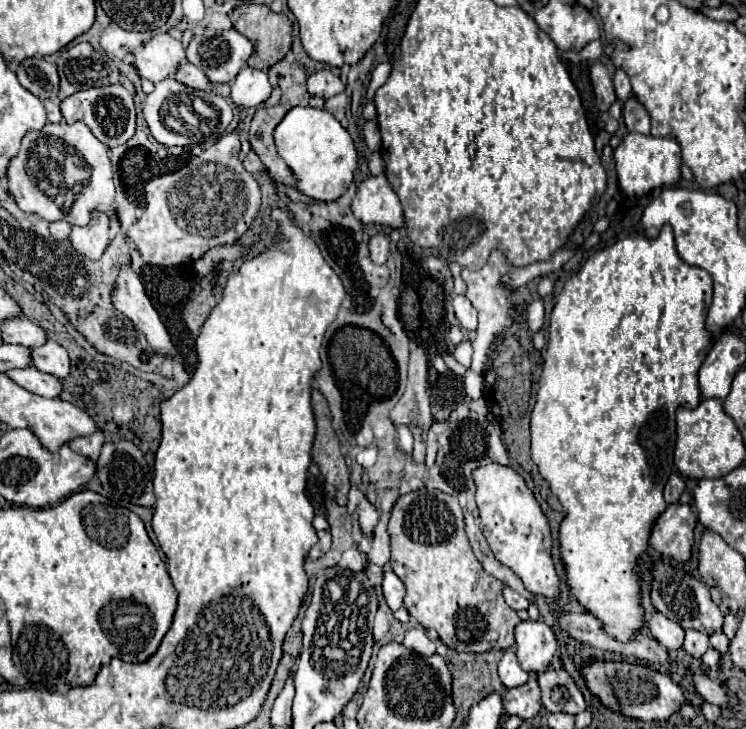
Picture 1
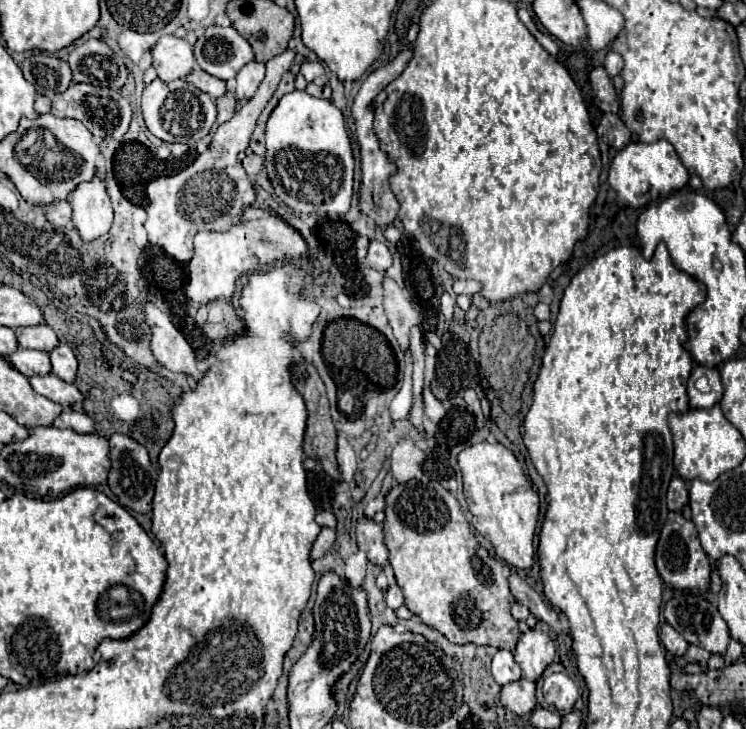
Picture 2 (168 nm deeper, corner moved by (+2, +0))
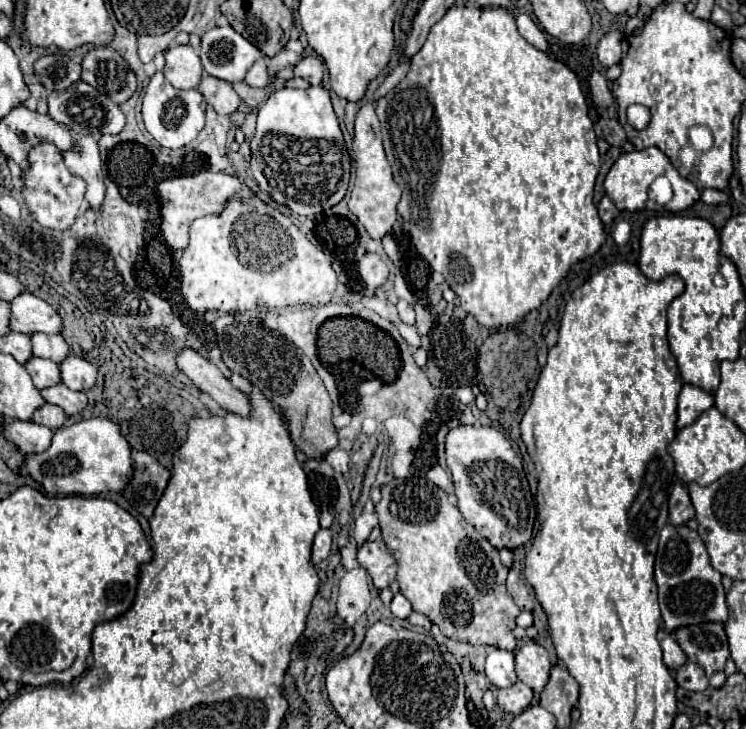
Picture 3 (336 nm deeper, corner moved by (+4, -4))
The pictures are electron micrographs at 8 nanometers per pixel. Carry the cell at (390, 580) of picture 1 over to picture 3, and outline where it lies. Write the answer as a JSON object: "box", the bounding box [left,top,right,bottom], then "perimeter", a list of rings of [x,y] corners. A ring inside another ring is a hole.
{"box":[390,594,412,618],"perimeter":[[[396,594],[394,596],[394,600],[392,600],[392,604],[390,604],[390,610],[392,610],[392,614],[396,616],[396,618],[408,618],[410,616],[410,612],[412,612],[412,606],[410,606],[410,602],[402,596],[402,594]]]}

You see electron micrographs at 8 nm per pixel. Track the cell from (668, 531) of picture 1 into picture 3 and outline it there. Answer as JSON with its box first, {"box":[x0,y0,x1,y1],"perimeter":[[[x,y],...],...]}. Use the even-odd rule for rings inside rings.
{"box":[654,524,728,632],"perimeter":[[[666,524],[662,528],[654,564],[654,580],[658,584],[658,602],[662,610],[664,630],[674,632],[684,626],[696,626],[704,622],[724,624],[728,620],[728,604],[726,590],[722,586],[722,574],[712,568],[702,538],[688,526]]]}

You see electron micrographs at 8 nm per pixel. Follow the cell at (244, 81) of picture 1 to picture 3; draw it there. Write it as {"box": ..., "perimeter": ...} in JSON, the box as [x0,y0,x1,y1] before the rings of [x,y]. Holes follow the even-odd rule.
{"box":[244,58,268,88],"perimeter":[[[262,58],[260,62],[256,62],[256,64],[248,70],[244,82],[246,82],[248,86],[254,86],[254,88],[264,88],[264,86],[268,84],[268,66],[266,66],[266,60],[264,60],[264,58]]]}

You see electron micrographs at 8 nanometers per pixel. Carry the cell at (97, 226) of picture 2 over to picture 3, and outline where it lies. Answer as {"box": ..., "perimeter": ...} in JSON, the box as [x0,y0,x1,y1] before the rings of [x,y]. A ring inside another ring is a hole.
{"box":[64,136,106,210],"perimeter":[[[80,136],[74,142],[74,148],[64,154],[64,160],[74,174],[80,174],[88,182],[88,190],[86,190],[88,206],[94,210],[100,208],[106,194],[106,186],[102,180],[100,150],[96,140],[92,136]]]}

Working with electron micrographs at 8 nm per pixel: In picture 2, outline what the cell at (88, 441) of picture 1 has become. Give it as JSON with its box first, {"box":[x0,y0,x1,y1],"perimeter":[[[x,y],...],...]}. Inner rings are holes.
{"box":[54,412,96,434],"perimeter":[[[62,412],[56,420],[54,420],[54,426],[58,428],[70,428],[78,434],[96,434],[96,424],[94,420],[86,414],[86,412]]]}

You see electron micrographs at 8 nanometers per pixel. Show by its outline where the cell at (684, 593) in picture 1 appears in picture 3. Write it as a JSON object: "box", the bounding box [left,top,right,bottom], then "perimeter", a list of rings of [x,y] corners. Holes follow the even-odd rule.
{"box":[674,622,730,676],"perimeter":[[[720,622],[678,628],[674,634],[688,660],[700,664],[706,676],[724,670],[730,652],[728,652],[726,632]]]}

